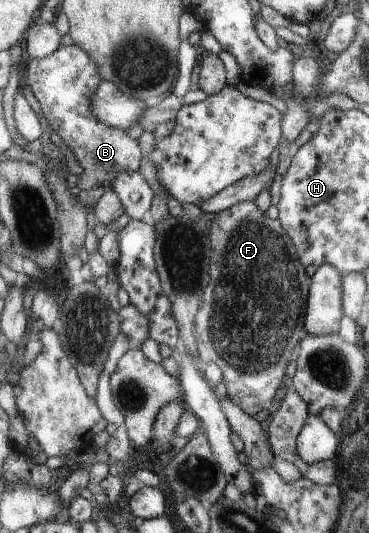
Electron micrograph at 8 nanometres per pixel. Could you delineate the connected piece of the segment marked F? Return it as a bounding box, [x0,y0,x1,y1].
[194,200,312,416]

